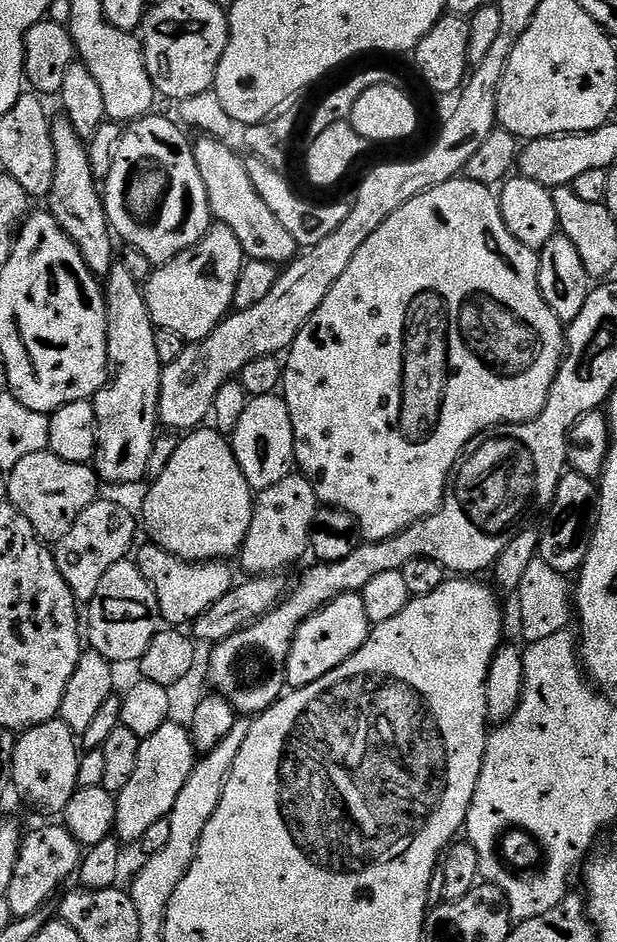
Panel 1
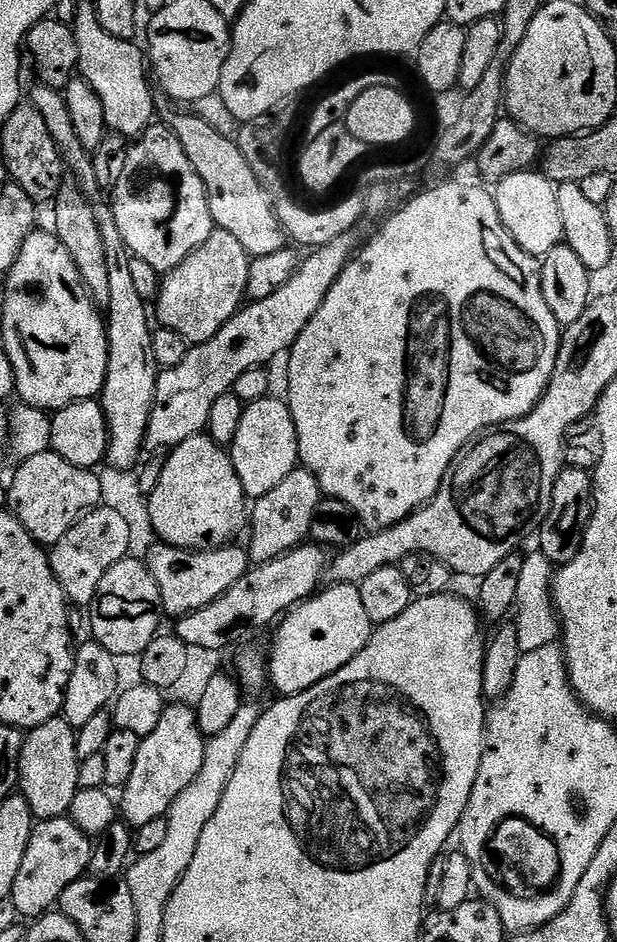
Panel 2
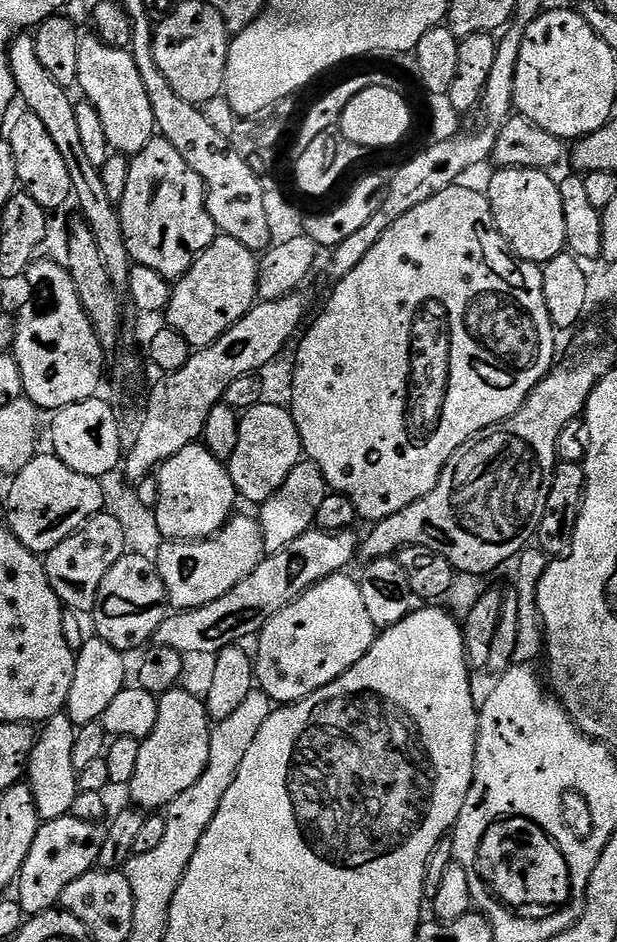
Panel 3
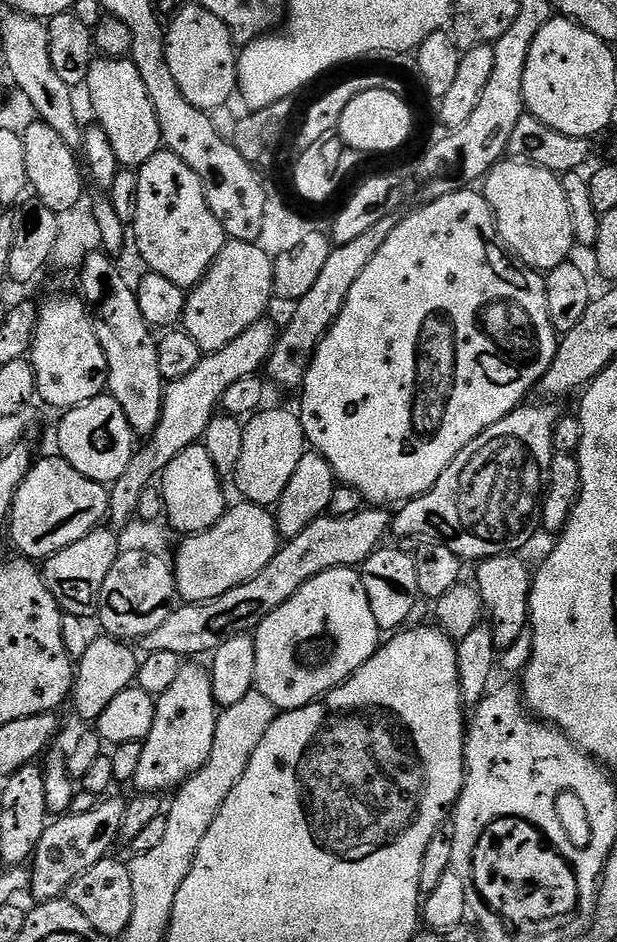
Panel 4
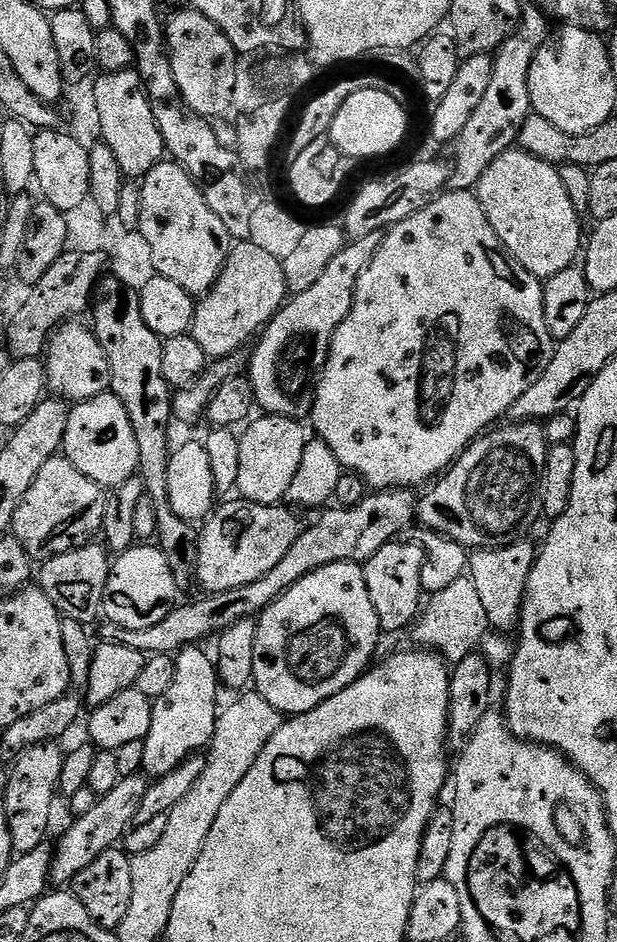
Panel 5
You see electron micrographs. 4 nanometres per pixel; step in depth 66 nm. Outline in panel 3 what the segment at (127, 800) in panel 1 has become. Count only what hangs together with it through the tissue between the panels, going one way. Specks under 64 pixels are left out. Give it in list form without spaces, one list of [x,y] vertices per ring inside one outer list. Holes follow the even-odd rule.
[[[177,686],[159,697],[156,705],[158,722],[154,722],[150,735],[140,741],[138,766],[130,785],[131,803],[141,810],[167,809],[168,804],[182,794],[182,790],[190,790],[190,786],[202,778],[202,770],[206,770],[206,762],[210,762],[213,725],[205,701]]]

